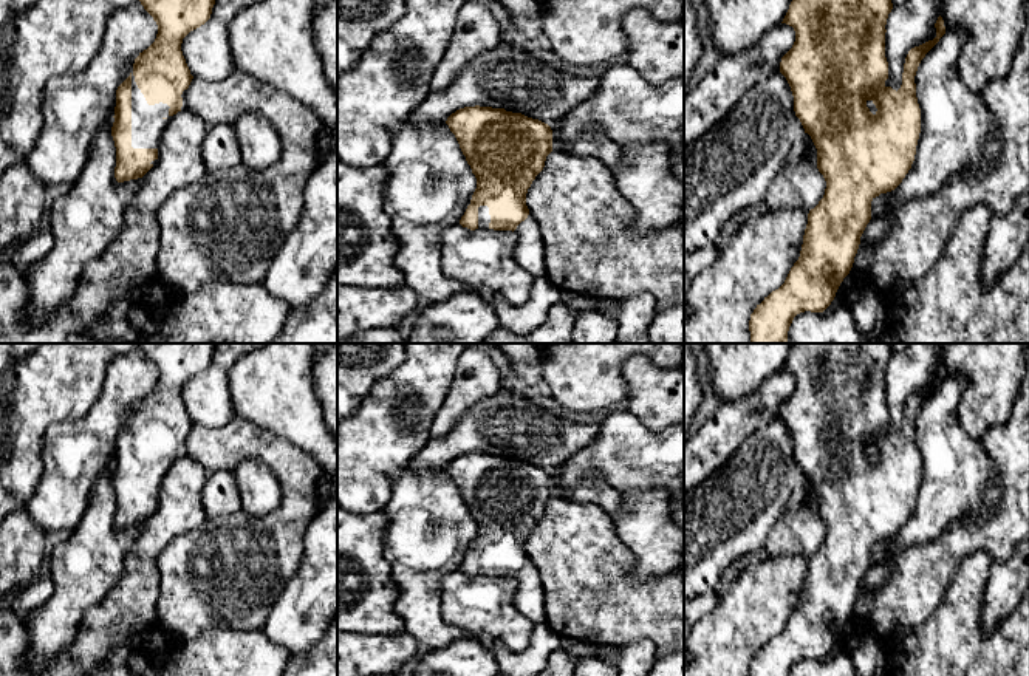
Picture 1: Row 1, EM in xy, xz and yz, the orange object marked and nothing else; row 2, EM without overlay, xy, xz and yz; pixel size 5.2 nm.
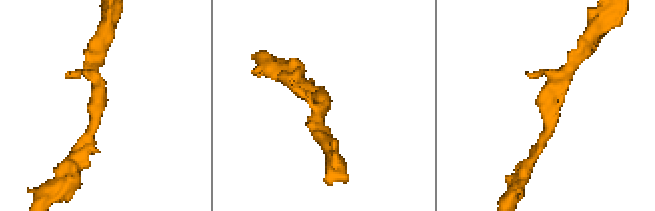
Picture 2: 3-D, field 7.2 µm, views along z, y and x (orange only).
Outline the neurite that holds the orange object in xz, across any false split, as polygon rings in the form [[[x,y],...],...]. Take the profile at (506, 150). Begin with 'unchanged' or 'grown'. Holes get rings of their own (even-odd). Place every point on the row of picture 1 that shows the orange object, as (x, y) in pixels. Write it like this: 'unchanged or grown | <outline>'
grown | [[[464,107],[452,113],[446,124],[455,135],[472,173],[477,189],[460,220],[463,227],[512,230],[518,235],[515,261],[535,278],[545,277],[545,240],[540,224],[529,213],[526,193],[535,176],[543,170],[552,152],[552,130],[548,124],[521,113],[492,107]]]

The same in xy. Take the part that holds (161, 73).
grown | [[[139,0],[158,25],[155,42],[135,59],[130,76],[116,90],[111,136],[118,183],[142,178],[158,161],[158,145],[170,119],[190,108],[186,91],[193,79],[181,51],[183,39],[204,25],[215,0]]]

